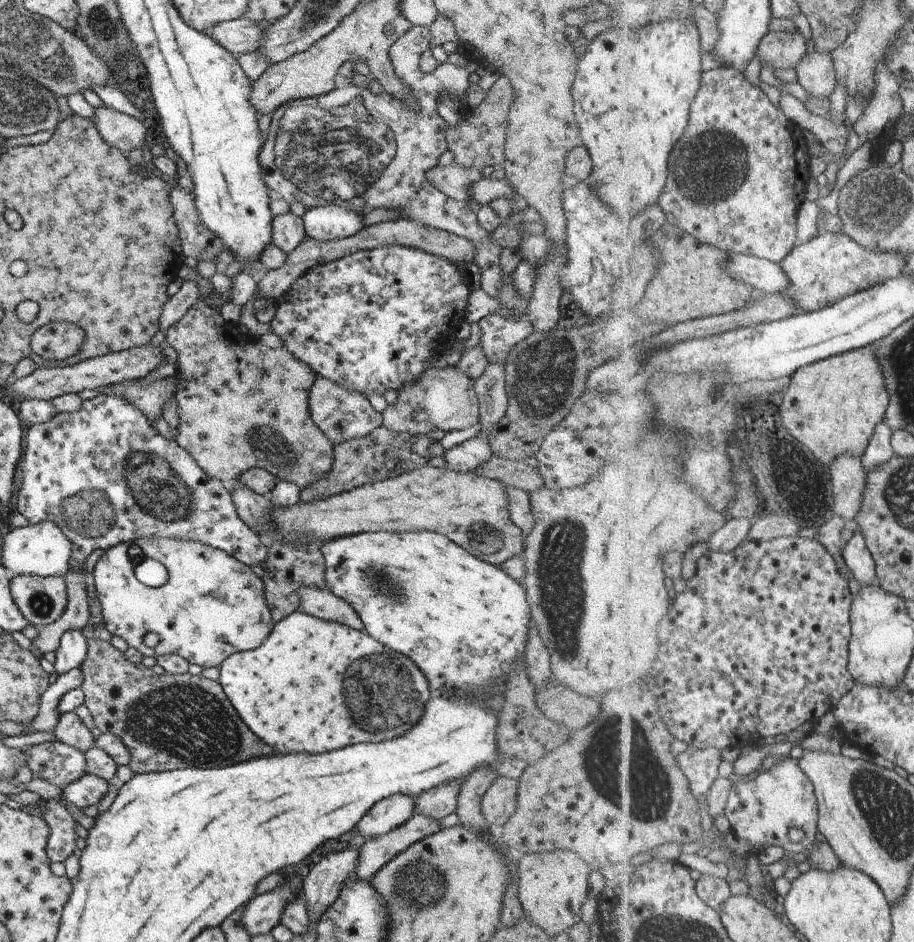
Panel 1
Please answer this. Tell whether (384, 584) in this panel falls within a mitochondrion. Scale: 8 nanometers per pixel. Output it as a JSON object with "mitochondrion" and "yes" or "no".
{"mitochondrion":"yes"}

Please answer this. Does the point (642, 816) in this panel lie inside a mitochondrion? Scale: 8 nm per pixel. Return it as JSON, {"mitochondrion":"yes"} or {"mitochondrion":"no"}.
{"mitochondrion":"yes"}

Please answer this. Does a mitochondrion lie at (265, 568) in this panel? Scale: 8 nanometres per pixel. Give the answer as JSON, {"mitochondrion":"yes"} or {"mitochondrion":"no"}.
{"mitochondrion":"no"}

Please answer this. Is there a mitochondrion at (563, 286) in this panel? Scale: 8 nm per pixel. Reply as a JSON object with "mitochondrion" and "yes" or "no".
{"mitochondrion":"no"}

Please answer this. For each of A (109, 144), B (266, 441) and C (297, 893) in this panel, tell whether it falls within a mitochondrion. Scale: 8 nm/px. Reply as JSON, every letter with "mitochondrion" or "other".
{"A":"other","B":"mitochondrion","C":"other"}

